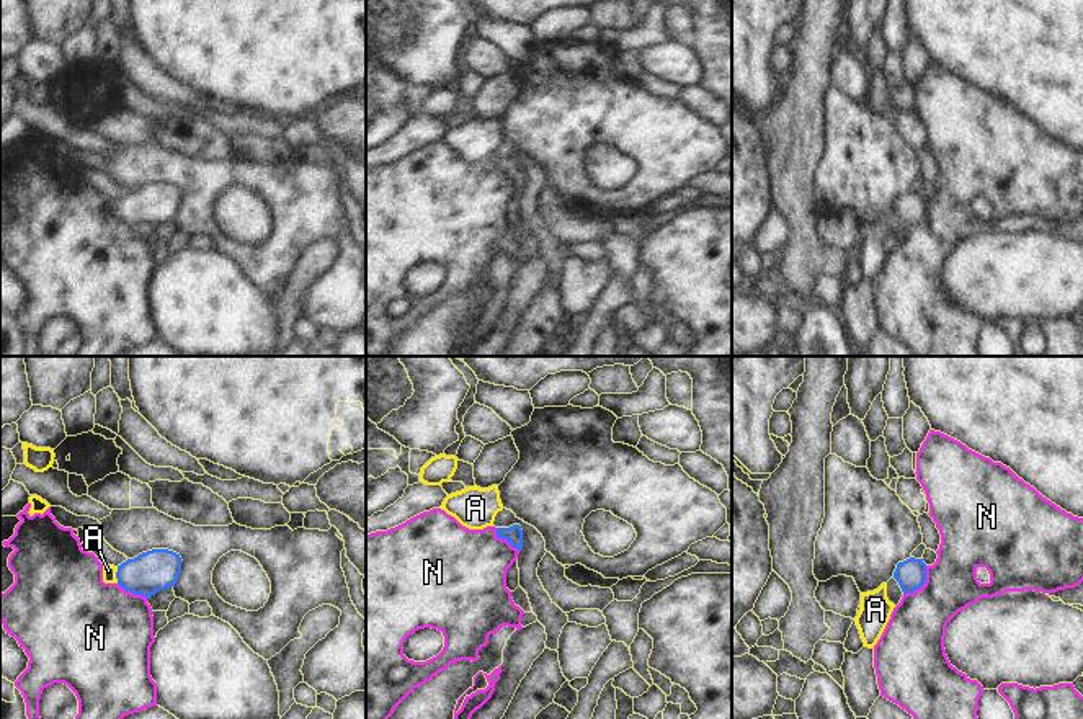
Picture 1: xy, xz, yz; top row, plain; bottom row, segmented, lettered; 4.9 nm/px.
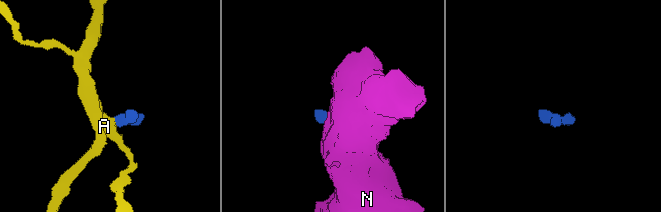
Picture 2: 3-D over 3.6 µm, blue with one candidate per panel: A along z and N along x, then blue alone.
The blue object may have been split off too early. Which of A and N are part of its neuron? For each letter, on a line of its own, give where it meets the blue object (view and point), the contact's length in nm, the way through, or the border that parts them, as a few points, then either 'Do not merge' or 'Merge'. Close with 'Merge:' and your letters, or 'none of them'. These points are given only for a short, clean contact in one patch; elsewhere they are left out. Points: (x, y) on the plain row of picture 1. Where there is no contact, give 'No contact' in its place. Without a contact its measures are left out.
A: Touches blue at xy (116, 209). Shared border 80 nm. Path across: xy (149, 206), (144, 209), (116, 209), (108, 205). Merge
N: Touches blue at yz (922, 219). Shared border 190 nm. Boundary: yz (927, 200), (927, 214), (904, 229). Do not merge
Merge: A

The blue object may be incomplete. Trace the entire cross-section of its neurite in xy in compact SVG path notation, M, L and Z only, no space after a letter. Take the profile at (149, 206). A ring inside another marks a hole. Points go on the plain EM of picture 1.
M152 183L127 193L121 199L103 199L103 216L118 217L126 226L145 232L175 221L181 208L180 188L168 183Z

